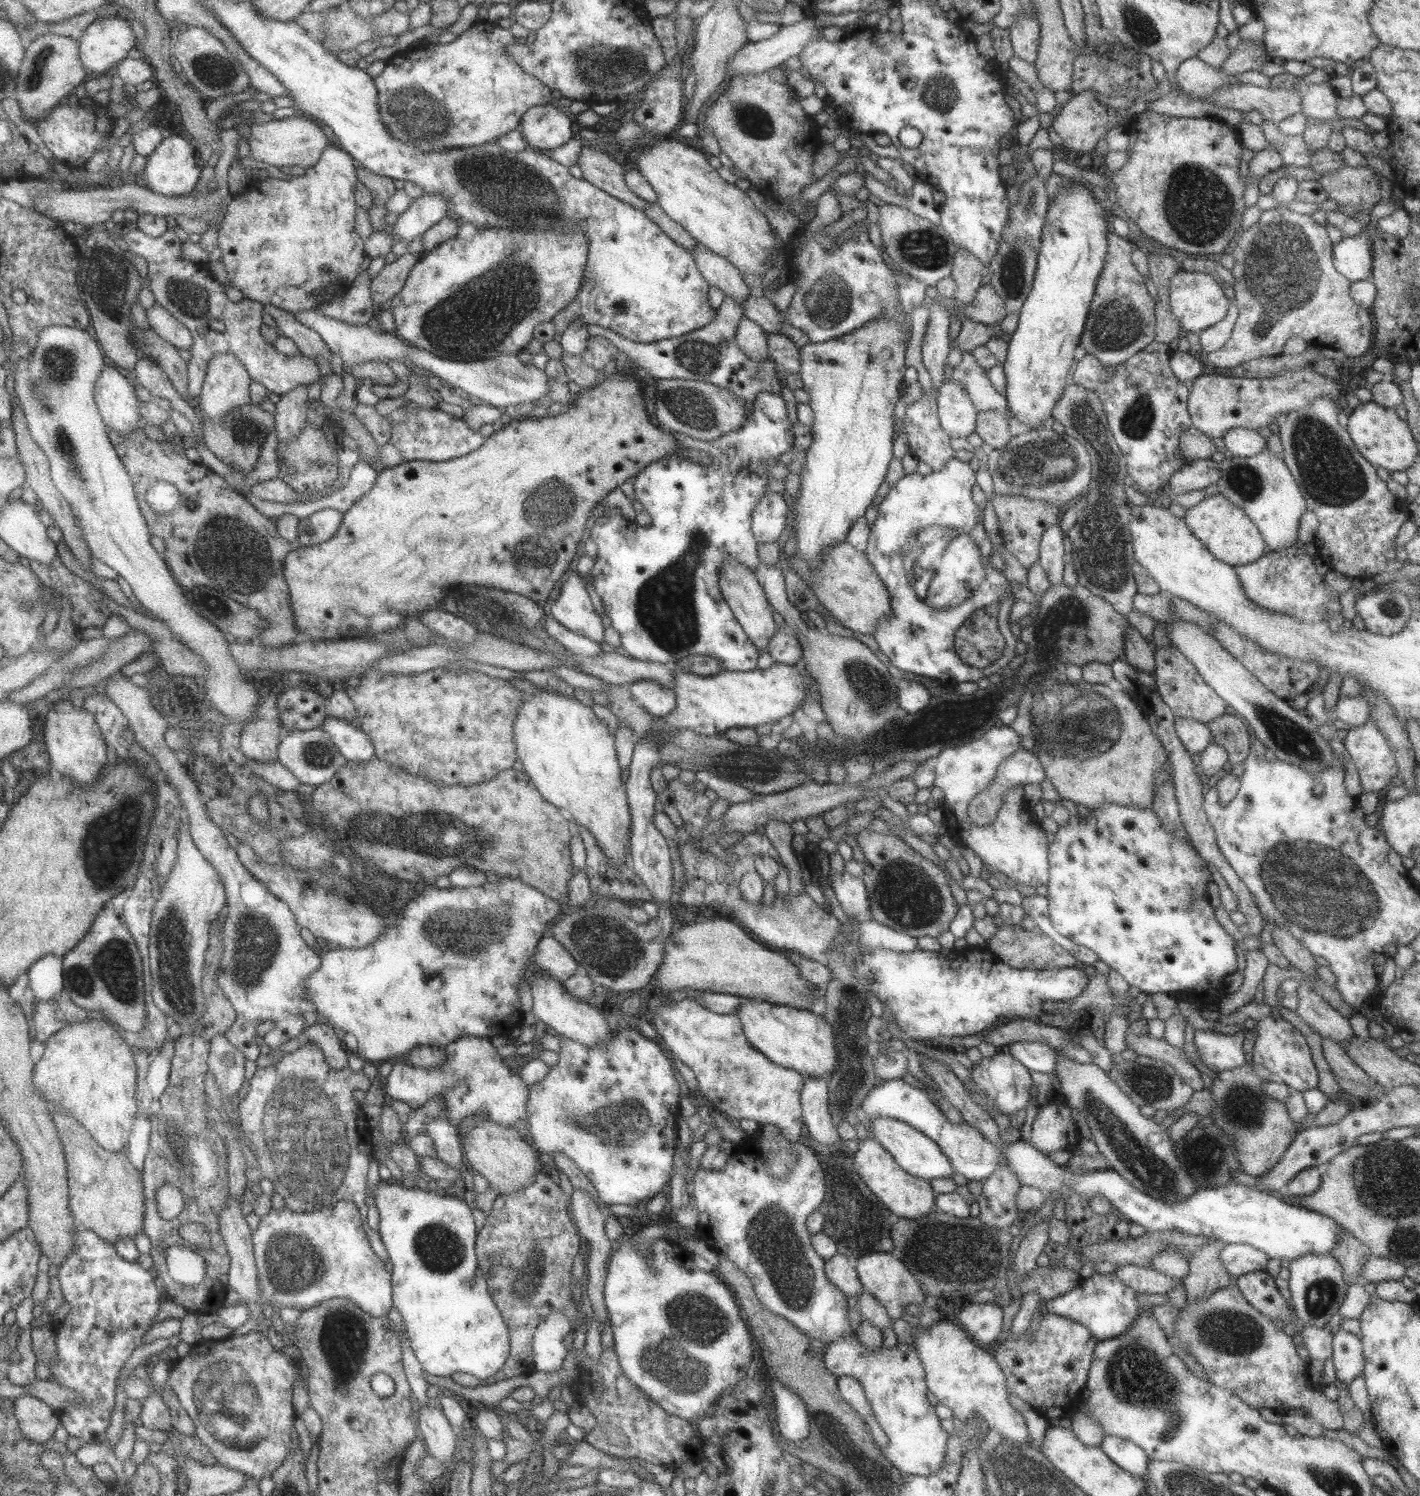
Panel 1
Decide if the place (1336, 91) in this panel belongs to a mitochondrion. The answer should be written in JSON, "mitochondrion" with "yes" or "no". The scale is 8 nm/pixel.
{"mitochondrion":"no"}

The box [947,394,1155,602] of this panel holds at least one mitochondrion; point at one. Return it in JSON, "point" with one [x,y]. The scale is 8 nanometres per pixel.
{"point":[1039,466]}

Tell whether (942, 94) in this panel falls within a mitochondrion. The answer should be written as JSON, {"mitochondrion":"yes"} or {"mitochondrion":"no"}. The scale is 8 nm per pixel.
{"mitochondrion":"yes"}

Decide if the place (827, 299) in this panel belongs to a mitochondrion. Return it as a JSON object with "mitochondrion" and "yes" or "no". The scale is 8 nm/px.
{"mitochondrion":"yes"}

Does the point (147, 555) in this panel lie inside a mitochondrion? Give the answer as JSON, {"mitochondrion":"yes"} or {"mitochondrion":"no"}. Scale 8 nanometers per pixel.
{"mitochondrion":"no"}

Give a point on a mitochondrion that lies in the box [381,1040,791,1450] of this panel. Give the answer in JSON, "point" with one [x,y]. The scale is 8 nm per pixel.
{"point":[678,1361]}

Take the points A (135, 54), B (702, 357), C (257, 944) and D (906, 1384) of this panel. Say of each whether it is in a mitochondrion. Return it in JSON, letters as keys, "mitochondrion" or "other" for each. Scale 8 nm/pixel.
{"A":"other","B":"mitochondrion","C":"mitochondrion","D":"other"}

